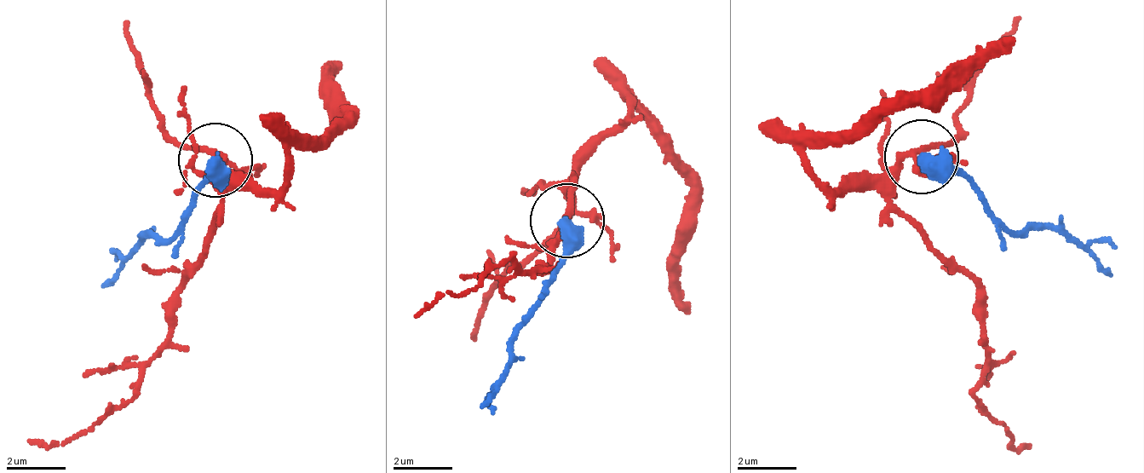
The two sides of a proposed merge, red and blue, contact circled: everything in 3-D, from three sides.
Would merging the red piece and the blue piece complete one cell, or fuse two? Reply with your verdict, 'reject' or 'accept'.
reject

